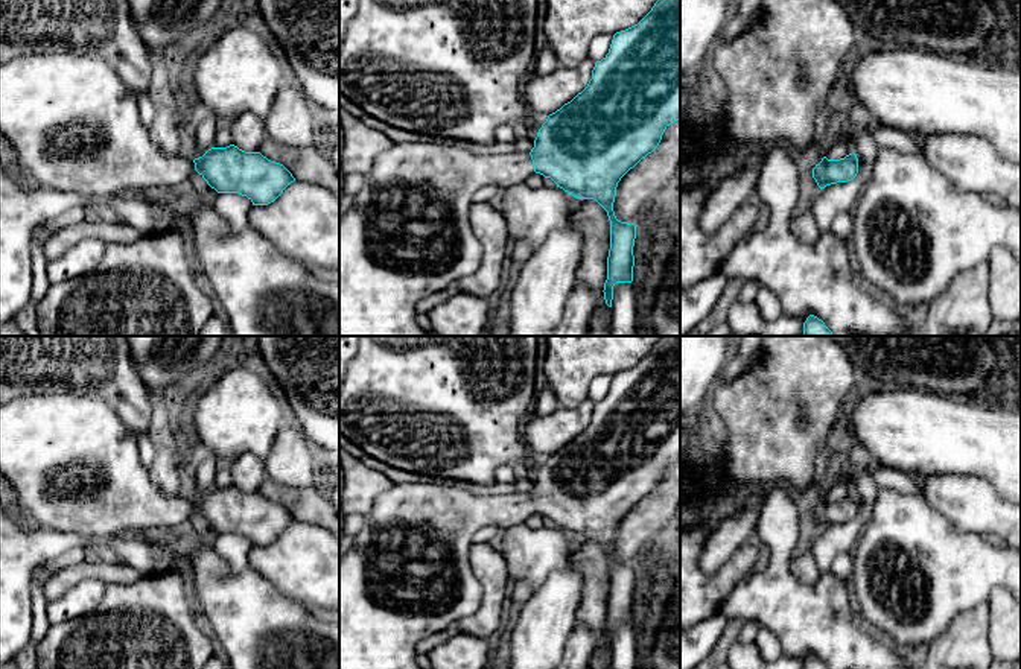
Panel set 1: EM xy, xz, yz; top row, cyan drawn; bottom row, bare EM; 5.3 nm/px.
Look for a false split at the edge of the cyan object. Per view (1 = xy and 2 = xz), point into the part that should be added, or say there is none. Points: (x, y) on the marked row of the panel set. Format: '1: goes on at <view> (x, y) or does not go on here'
1: does not go on here
2: goes on at xz (408, 234)

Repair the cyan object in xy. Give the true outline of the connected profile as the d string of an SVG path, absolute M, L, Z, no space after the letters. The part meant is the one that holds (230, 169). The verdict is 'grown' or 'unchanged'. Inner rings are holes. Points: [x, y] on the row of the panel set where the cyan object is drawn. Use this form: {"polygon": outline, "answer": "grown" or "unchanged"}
{"polygon": "M234 144L212 147L193 163L195 170L218 193L239 193L253 205L274 202L295 181L283 164L268 160L260 152L245 152Z", "answer": "unchanged"}

